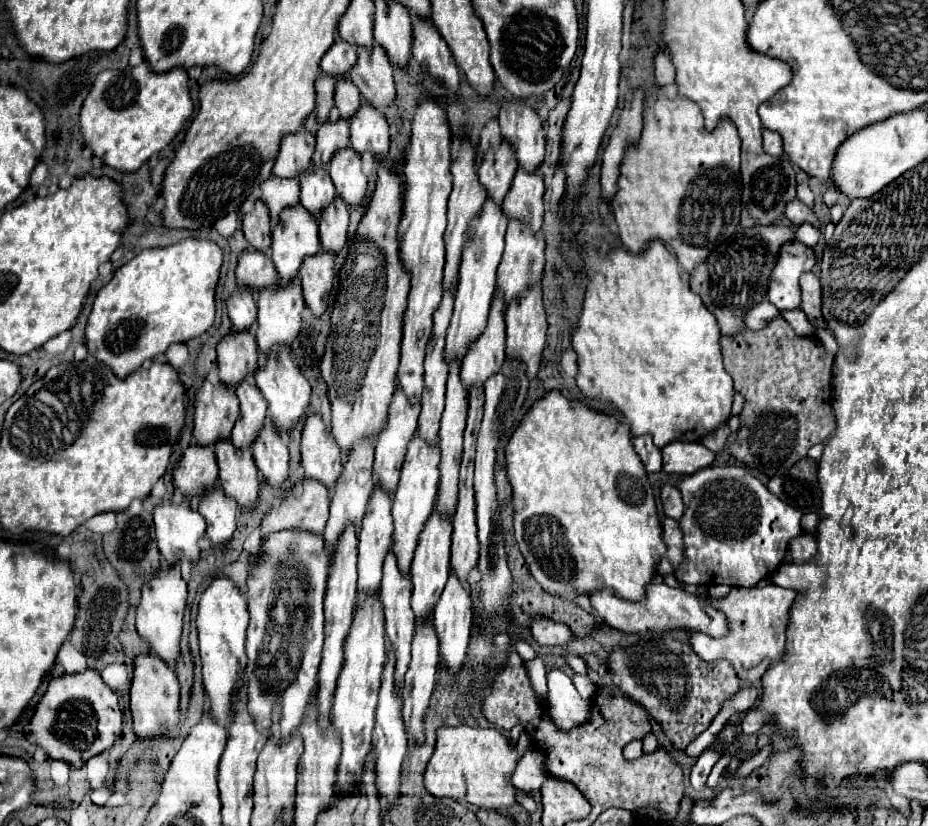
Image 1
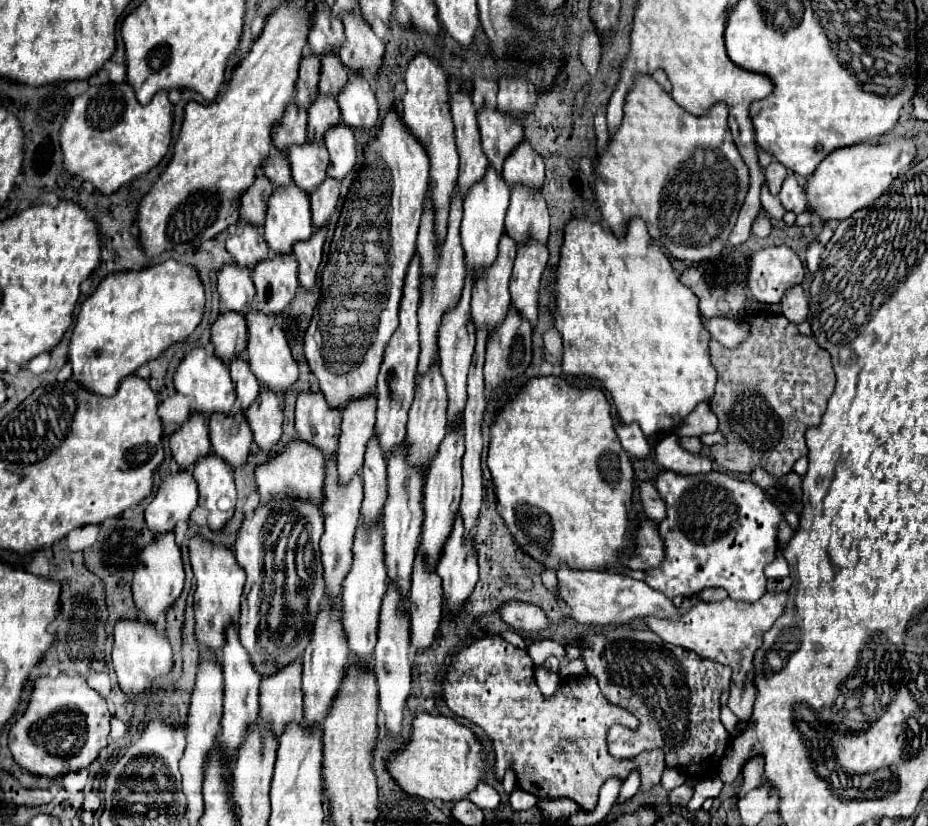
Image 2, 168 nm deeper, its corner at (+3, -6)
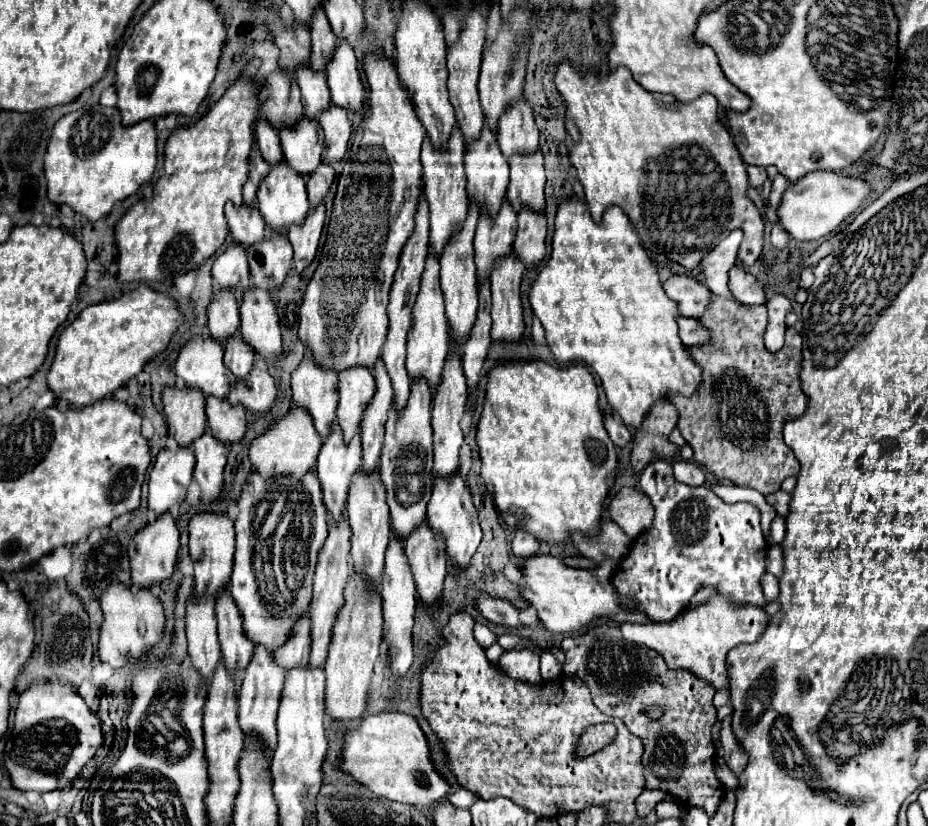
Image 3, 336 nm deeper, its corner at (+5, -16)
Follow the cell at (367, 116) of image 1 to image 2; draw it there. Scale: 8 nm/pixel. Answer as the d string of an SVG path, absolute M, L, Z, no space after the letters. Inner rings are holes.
M347 70L347 74L347 84L337 96L341 118L353 130L371 130L375 128L379 116L375 92L363 74L353 74L353 70Z

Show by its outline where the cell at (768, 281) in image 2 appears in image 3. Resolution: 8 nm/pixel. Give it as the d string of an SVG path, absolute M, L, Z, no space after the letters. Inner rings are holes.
M741 266L731 268L729 272L729 288L735 296L737 302L743 304L751 304L751 306L759 306L759 304L767 304L767 288L747 270L743 270Z

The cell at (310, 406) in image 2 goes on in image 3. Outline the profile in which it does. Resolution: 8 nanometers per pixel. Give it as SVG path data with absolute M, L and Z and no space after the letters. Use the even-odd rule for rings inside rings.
M305 358L291 376L293 406L303 408L311 418L317 434L327 438L337 424L337 376L321 370L311 358Z

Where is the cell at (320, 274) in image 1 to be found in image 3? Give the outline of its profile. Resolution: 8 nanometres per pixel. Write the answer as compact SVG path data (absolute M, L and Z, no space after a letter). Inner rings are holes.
M319 208L319 212L311 212L311 216L307 216L307 224L303 224L303 228L291 228L291 232L287 232L295 252L293 260L297 274L301 274L313 262L317 254L323 222L325 222L325 208Z

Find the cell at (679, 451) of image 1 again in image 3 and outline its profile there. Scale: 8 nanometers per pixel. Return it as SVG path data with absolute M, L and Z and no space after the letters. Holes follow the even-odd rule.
M677 460L673 462L673 474L677 482L689 484L689 486L701 486L705 484L705 470L695 464L695 462L685 462L685 460Z

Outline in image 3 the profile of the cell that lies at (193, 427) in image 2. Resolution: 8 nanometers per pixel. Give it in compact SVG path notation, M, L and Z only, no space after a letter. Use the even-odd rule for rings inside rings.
M165 388L163 404L169 436L175 438L181 448L189 448L197 438L203 436L203 432L207 432L205 396L199 396L199 392Z

